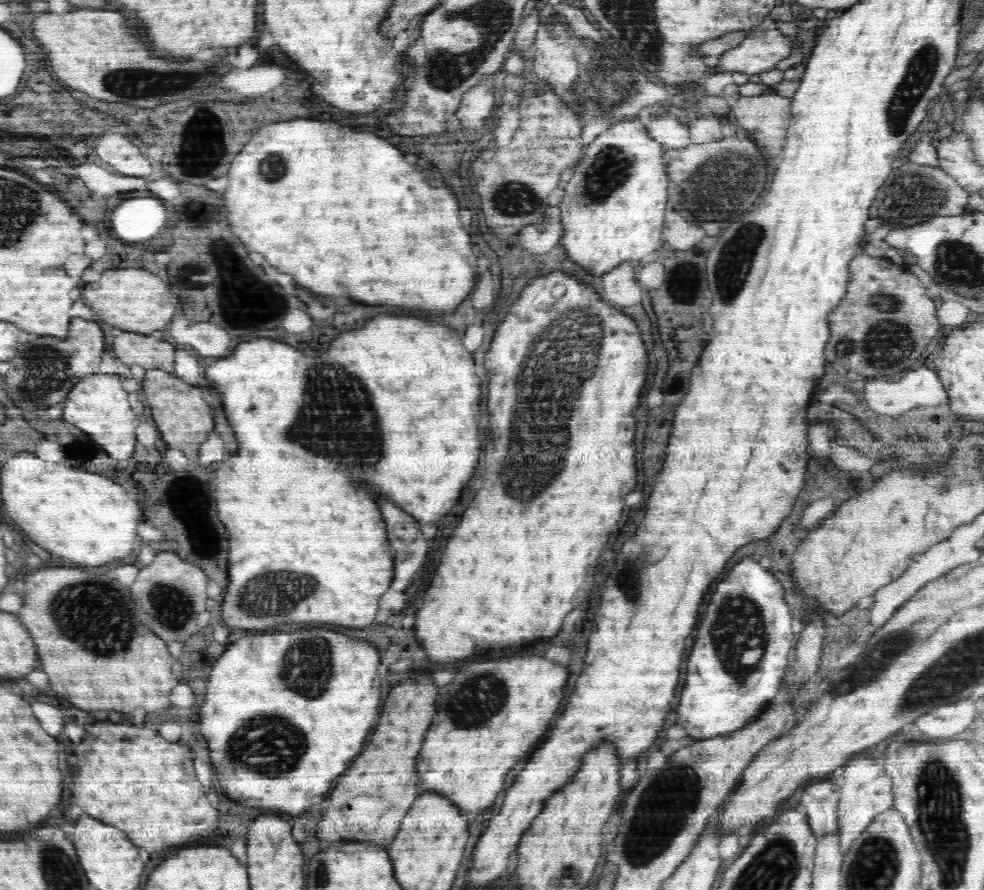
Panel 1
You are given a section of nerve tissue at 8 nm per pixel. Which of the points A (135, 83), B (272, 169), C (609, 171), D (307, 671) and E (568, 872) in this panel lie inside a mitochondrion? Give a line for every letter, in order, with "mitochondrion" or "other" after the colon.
A: mitochondrion
B: mitochondrion
C: mitochondrion
D: mitochondrion
E: other

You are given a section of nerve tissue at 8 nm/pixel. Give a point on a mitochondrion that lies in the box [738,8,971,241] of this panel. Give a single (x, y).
(922, 66)

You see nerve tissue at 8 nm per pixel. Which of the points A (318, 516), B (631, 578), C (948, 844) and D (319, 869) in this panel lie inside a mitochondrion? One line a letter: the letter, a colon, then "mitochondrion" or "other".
A: other
B: mitochondrion
C: mitochondrion
D: mitochondrion

